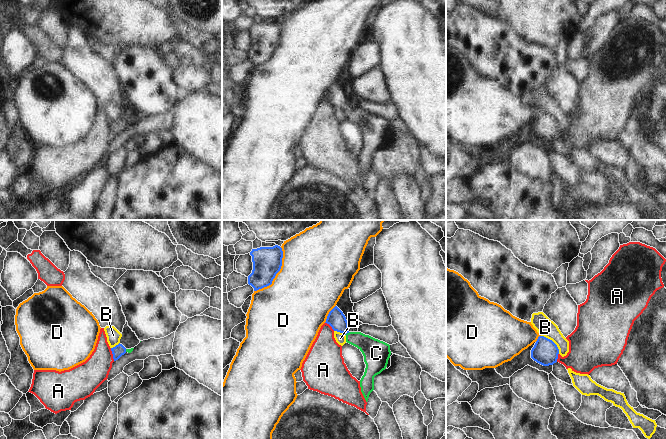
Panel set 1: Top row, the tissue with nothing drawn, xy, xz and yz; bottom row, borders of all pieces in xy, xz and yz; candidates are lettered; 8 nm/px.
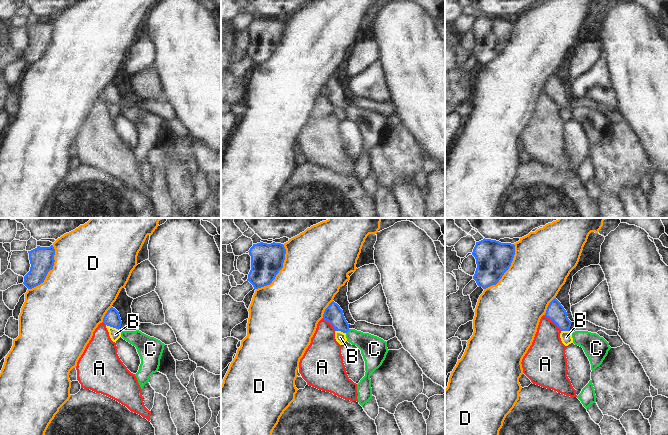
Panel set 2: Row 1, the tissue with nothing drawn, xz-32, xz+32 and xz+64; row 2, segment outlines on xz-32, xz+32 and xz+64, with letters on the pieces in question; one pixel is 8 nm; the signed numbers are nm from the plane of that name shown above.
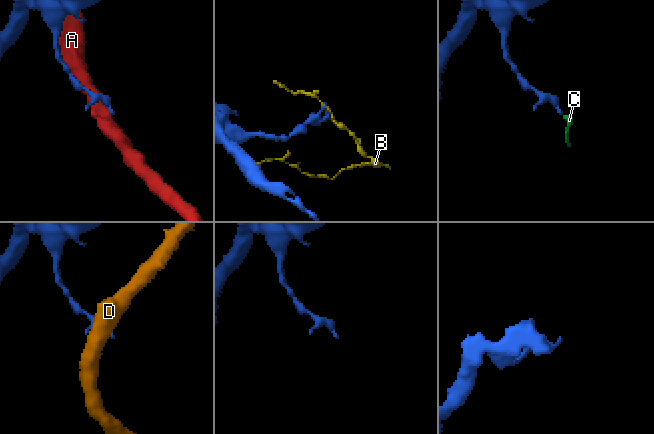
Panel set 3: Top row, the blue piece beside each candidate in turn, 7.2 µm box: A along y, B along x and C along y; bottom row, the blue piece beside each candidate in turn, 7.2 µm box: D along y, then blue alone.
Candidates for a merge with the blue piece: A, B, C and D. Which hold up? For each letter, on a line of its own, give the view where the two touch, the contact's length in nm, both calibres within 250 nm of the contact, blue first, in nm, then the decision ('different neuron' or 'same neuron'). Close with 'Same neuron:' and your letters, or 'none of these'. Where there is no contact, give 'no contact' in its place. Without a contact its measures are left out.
A: meets blue in xy; contact 110 nm long; 90 nm thick on the blue side, 220 nm on the other; different neuron
B: meets blue in yz; contact 220 nm long; 200 nm thick on the blue side, 150 nm on the other; different neuron
C: meets blue in xz; contact 40 nm long; 150 nm thick on the blue side, 180 nm on the other; same neuron
D: meets blue in xz; contact 420 nm long; 240 nm thick on the blue side, 480 nm on the other; different neuron
Same neuron: C

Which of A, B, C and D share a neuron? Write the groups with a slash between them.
A / B / C / D

